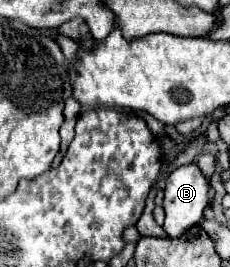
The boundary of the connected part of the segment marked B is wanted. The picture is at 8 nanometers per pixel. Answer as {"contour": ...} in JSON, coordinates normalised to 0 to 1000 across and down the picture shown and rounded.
{"contour":[[[857,610],[770,625],[717,685],[717,835],[726,888],[796,880],[830,843],[883,813],[900,768],[900,663],[874,648]]]}

